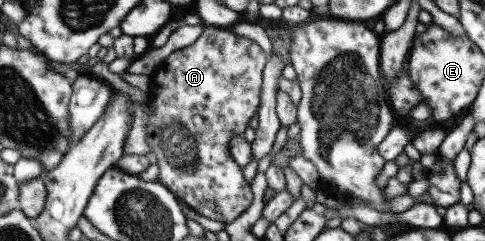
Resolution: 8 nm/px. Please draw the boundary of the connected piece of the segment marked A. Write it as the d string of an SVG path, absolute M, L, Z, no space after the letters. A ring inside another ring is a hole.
M203 25L200 36L189 46L175 50L166 57L161 64L154 64L153 70L143 86L148 86L147 102L150 102L153 113L150 115L145 129L145 141L147 141L151 154L155 154L155 162L159 168L159 175L156 179L162 186L165 186L175 198L179 199L187 207L197 212L201 216L206 216L209 220L217 220L217 222L228 223L237 218L250 204L252 194L250 192L249 183L242 176L242 168L231 158L229 152L229 139L231 135L241 135L248 126L249 120L256 115L259 109L259 95L261 89L261 74L265 67L266 55L260 50L257 44L253 43L243 36L233 34L228 28L209 27Z

